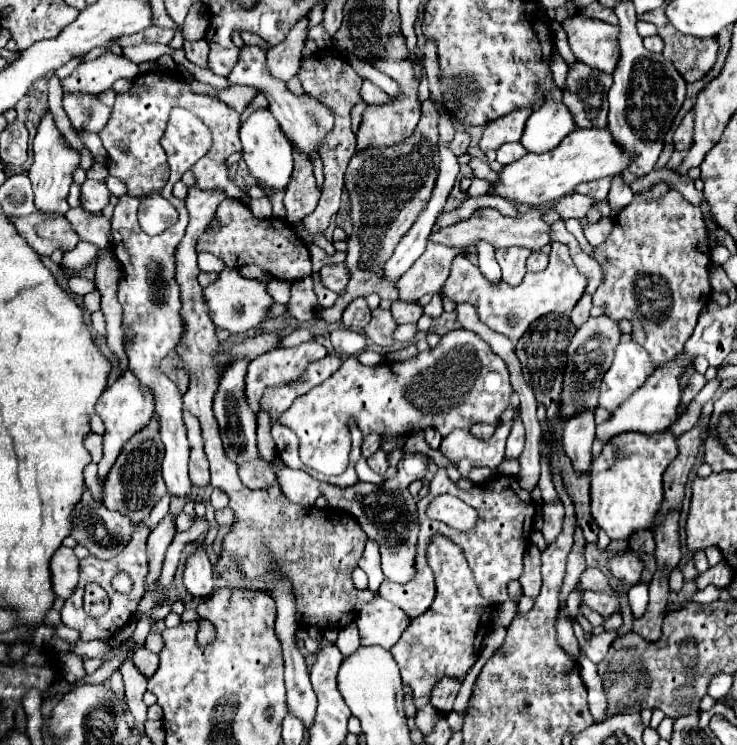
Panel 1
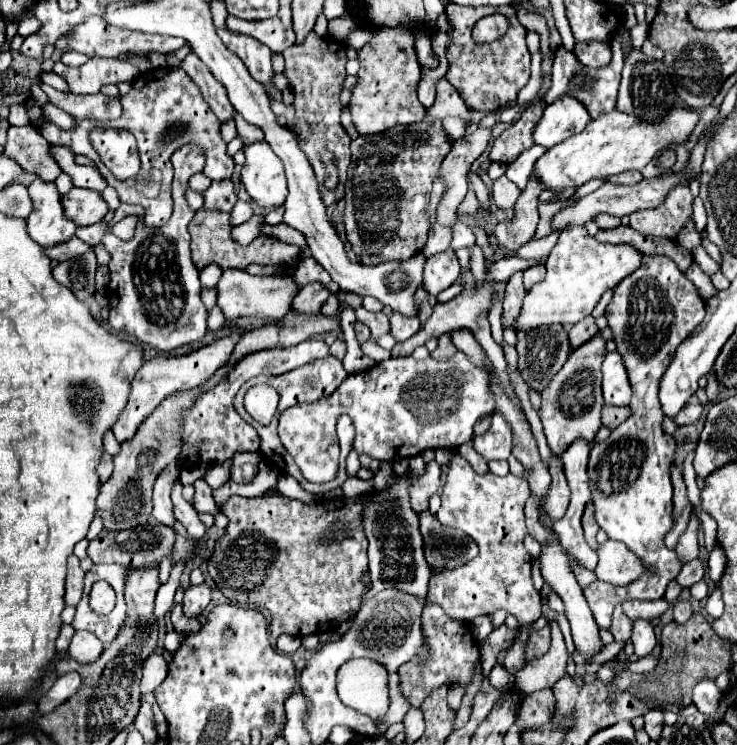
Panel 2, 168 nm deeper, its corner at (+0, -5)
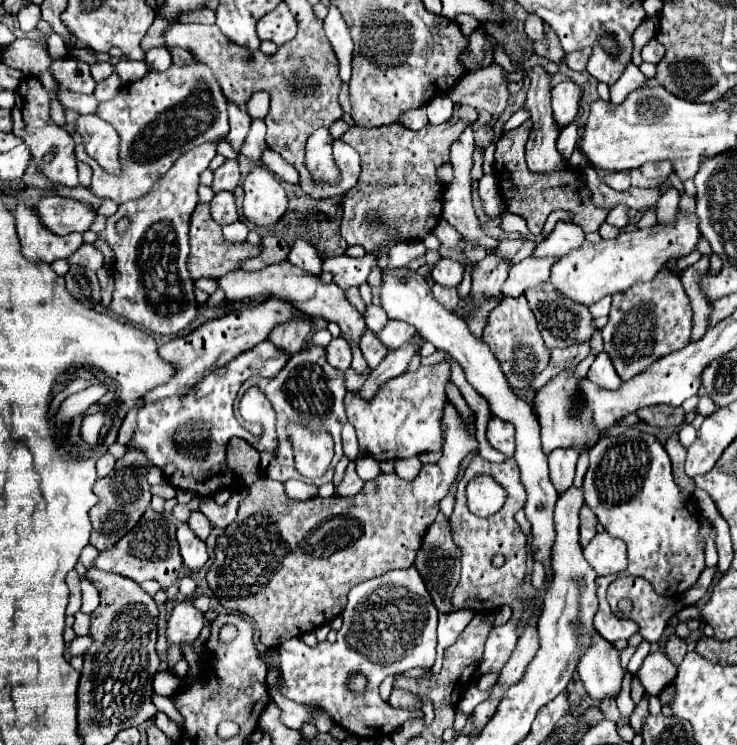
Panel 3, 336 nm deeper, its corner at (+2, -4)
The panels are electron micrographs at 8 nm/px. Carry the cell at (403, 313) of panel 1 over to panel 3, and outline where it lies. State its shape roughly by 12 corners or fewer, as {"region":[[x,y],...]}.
{"region":[[389,320],[377,334],[389,348],[399,348],[415,334],[405,322]]}

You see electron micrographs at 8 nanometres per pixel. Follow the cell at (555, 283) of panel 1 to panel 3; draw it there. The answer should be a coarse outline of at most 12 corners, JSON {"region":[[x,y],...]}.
{"region":[[697,216],[583,240],[551,266],[561,296],[591,306],[693,252]]}

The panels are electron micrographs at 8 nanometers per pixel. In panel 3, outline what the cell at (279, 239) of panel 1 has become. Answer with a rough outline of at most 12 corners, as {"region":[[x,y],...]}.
{"region":[[199,202],[191,216],[189,272],[221,278],[261,254],[259,244],[229,244]]}

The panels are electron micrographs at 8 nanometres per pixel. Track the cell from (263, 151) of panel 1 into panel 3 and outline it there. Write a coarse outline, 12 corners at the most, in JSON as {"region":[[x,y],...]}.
{"region":[[265,166],[243,180],[243,214],[275,224],[287,210],[279,180]]}

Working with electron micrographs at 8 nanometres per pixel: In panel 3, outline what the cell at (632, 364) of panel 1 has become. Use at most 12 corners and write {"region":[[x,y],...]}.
{"region":[[607,352],[595,358],[587,372],[593,384],[619,390],[617,376]]}

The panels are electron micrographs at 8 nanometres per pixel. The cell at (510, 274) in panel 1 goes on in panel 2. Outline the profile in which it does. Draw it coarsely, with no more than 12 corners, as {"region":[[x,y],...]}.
{"region":[[521,273],[509,279],[503,299],[503,327],[517,331],[525,287]]}

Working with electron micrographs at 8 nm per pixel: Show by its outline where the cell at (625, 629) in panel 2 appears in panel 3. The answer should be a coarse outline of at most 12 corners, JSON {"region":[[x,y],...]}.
{"region":[[617,578],[607,590],[613,614],[629,598],[627,616],[647,642],[663,636],[667,620],[683,606],[657,596],[643,578]]}

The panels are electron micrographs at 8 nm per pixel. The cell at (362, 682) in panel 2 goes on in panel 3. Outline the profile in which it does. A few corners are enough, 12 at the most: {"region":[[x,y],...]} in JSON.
{"region":[[353,674],[347,682],[349,692],[363,694],[367,678]]}

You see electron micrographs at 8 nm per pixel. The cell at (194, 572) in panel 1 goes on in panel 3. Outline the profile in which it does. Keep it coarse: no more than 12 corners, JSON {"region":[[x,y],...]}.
{"region":[[193,600],[177,602],[167,622],[173,644],[197,640],[205,616]]}

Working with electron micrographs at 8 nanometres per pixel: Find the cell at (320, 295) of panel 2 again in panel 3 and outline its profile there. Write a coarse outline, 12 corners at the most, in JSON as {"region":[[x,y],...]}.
{"region":[[295,316],[277,324],[269,340],[289,352],[299,352],[313,318]]}

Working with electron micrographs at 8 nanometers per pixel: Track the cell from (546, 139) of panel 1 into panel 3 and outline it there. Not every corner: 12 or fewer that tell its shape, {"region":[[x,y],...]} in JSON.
{"region":[[553,86],[553,118],[563,130],[579,114],[581,88]]}

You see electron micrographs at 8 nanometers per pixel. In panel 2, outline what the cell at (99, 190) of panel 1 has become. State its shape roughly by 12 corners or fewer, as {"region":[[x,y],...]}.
{"region":[[71,189],[61,197],[67,219],[77,227],[107,215],[101,193]]}

